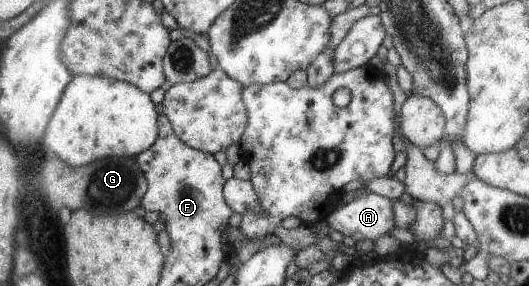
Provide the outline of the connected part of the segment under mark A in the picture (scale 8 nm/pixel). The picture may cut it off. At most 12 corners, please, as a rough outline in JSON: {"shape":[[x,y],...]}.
{"shape":[[370,192],[336,208],[332,230],[357,241],[389,235],[392,200]]}

